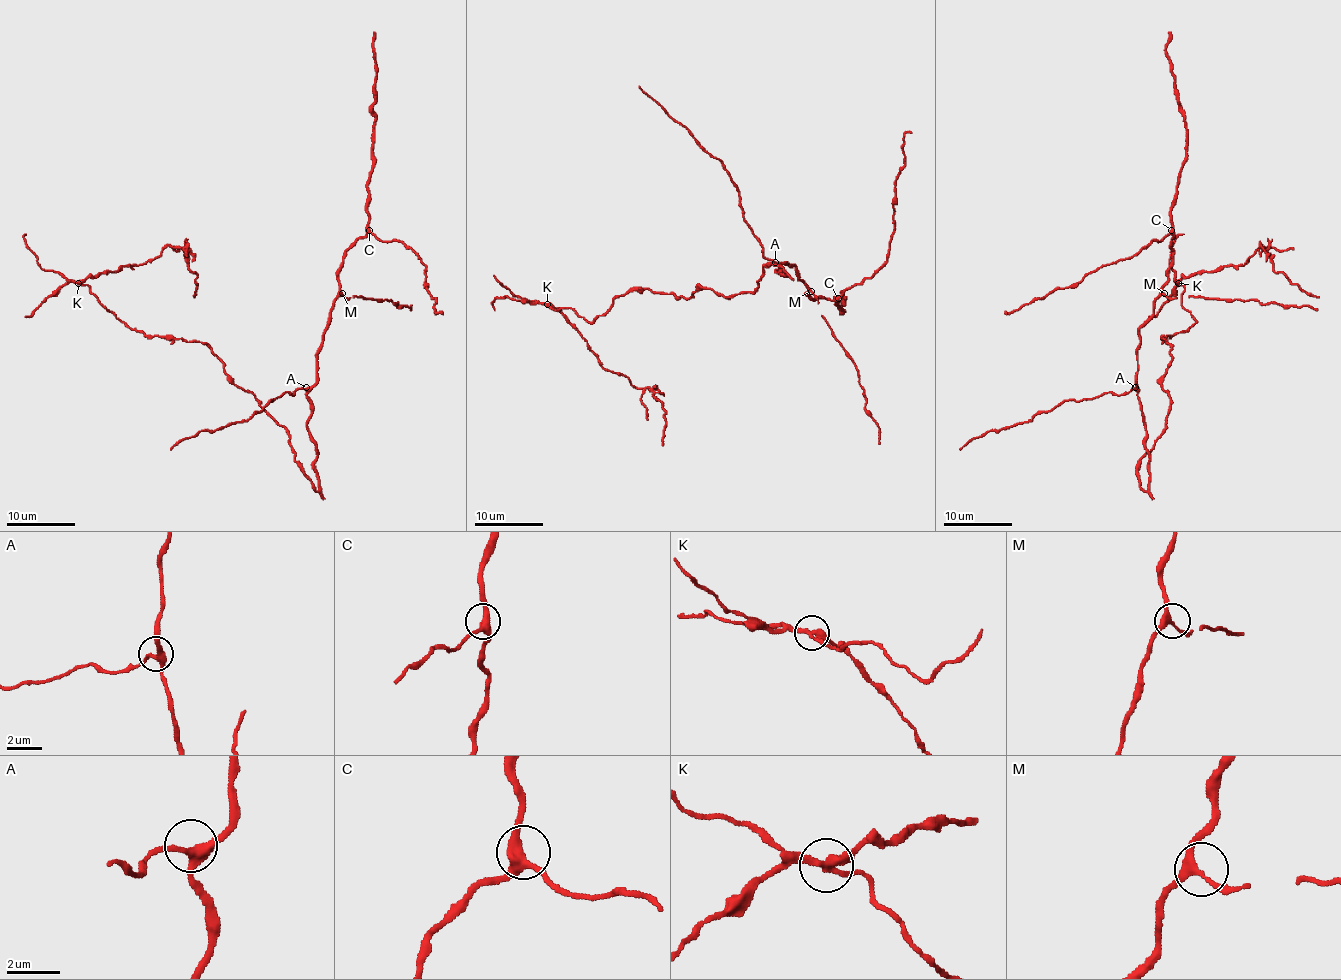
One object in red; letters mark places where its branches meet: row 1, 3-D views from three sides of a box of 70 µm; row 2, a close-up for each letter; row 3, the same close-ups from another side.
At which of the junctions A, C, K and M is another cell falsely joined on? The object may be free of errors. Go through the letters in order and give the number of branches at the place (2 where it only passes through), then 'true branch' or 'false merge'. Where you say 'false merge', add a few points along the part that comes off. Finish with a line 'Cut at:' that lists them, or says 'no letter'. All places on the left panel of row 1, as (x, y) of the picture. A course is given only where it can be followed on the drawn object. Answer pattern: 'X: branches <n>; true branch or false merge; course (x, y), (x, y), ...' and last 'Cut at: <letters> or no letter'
A: branches 3; true branch
C: branches 3; true branch
K: branches 3; false merge; course (78, 283), (123, 266), (155, 259), (167, 245), (179, 247), (185, 252), (188, 269), (197, 274), (195, 297)
M: branches 3; true branch
Cut at: K

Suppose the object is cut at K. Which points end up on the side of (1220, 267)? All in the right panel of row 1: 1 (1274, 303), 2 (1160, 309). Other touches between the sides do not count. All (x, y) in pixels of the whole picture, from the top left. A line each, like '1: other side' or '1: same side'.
1: other side
2: same side

